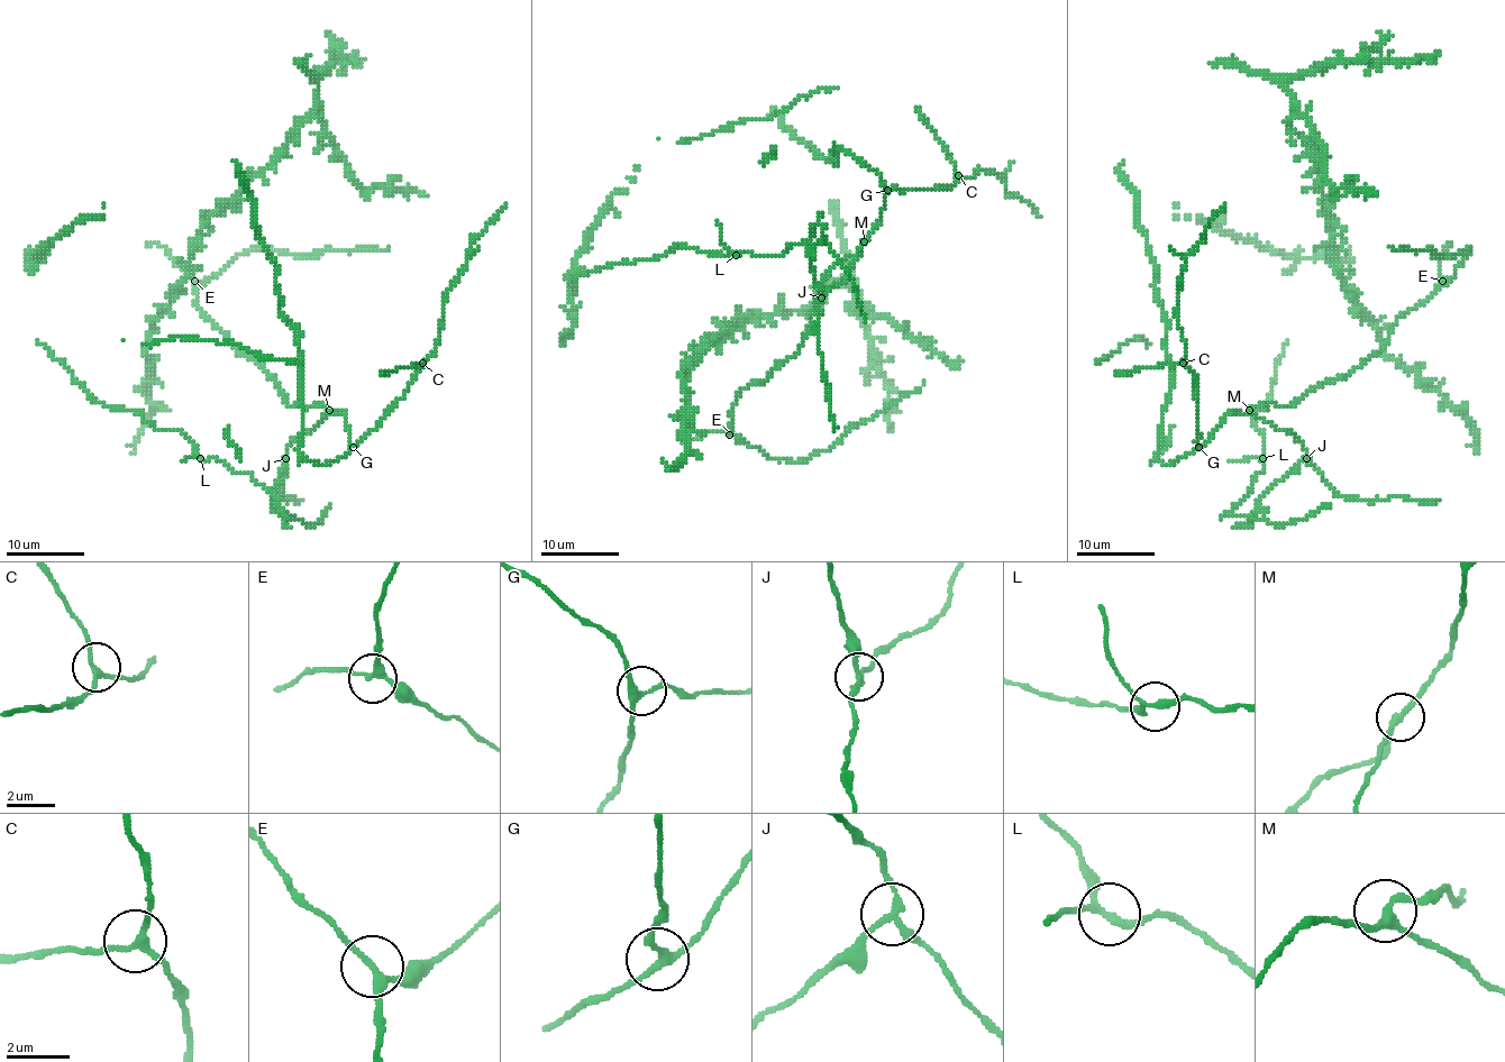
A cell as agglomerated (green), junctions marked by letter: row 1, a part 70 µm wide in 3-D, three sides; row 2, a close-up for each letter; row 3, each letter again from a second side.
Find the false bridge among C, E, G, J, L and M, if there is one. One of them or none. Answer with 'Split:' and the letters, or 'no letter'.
Split: J

